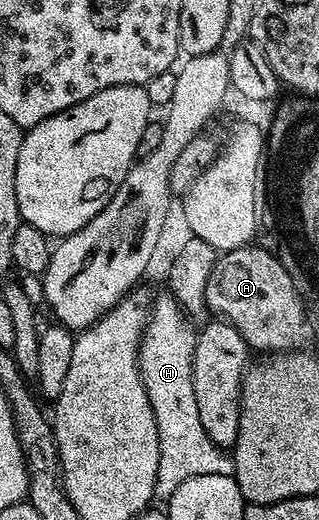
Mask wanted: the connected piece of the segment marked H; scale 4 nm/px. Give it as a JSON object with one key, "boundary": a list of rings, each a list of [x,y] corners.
{"boundary":[[[164,295],[164,297],[155,296],[150,306],[150,322],[146,325],[146,333],[142,336],[142,342],[138,348],[138,370],[142,376],[142,382],[148,393],[148,403],[152,403],[152,411],[156,415],[156,431],[160,435],[160,467],[156,475],[156,487],[154,488],[155,498],[167,499],[172,493],[176,491],[176,487],[180,483],[187,482],[188,479],[195,478],[196,475],[226,475],[234,476],[234,458],[227,450],[221,449],[219,445],[214,445],[212,439],[208,439],[208,435],[204,431],[204,427],[200,427],[200,410],[196,407],[196,391],[192,383],[192,363],[194,362],[194,343],[196,340],[196,329],[190,326],[191,320],[183,312],[181,306],[178,305],[177,299],[171,295]]]}

